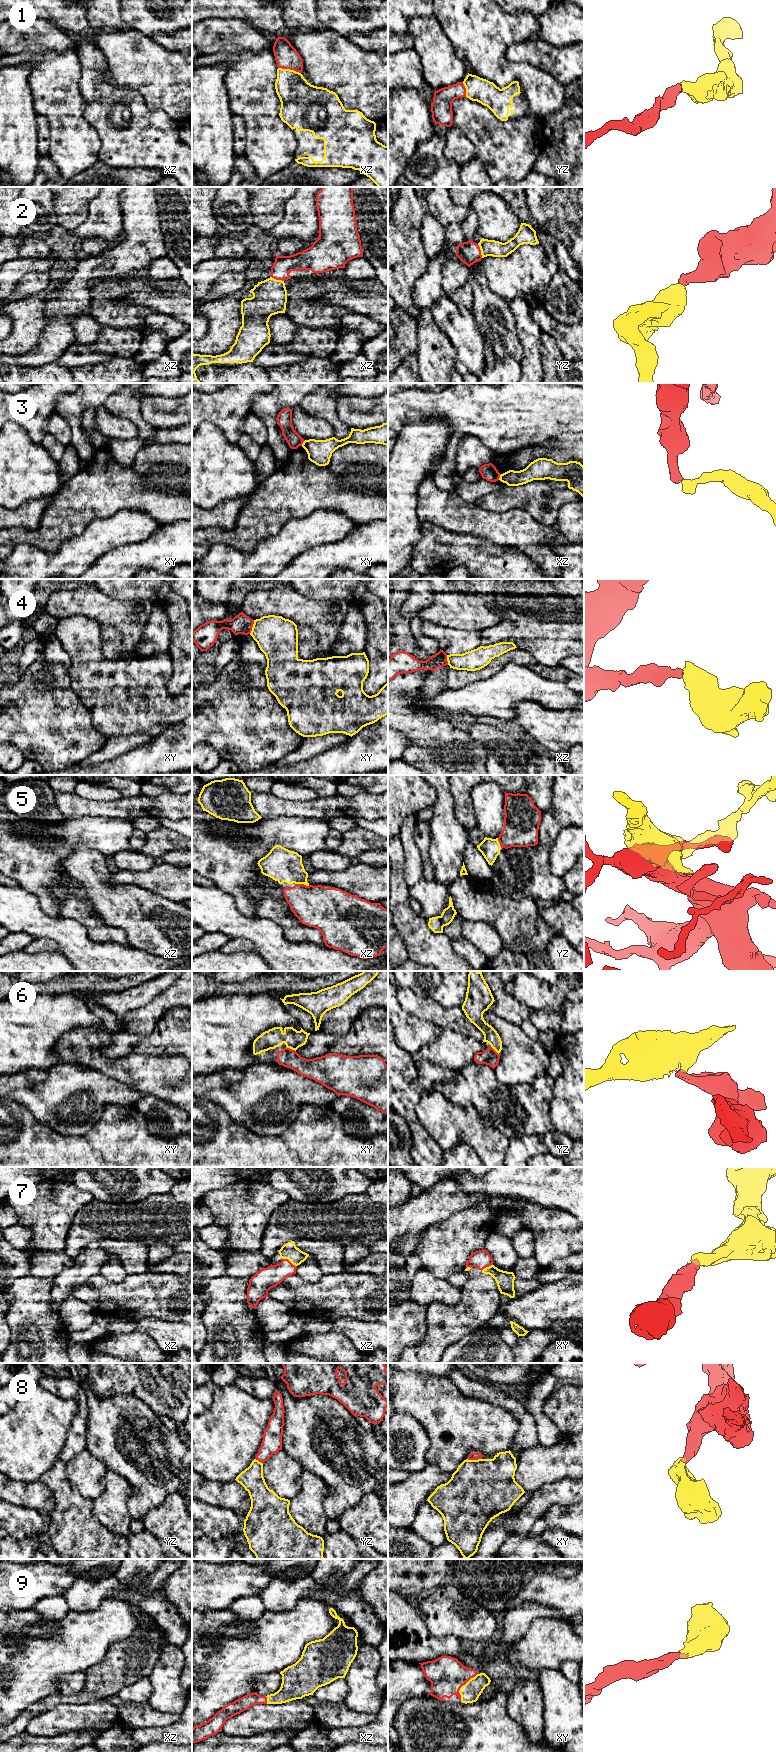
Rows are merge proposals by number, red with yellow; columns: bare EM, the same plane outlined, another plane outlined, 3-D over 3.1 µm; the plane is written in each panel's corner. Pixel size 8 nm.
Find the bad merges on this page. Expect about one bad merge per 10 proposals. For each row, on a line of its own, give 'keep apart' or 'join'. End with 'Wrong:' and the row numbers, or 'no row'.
1: join
2: join
3: keep apart
4: keep apart
5: join
6: join
7: join
8: join
9: join
Wrong: 3, 4

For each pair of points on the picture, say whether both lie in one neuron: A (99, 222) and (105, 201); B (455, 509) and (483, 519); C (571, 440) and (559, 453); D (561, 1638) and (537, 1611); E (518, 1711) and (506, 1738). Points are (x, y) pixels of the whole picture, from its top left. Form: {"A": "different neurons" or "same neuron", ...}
{"A": "same neuron", "B": "same neuron", "C": "same neuron", "D": "different neurons", "E": "different neurons"}

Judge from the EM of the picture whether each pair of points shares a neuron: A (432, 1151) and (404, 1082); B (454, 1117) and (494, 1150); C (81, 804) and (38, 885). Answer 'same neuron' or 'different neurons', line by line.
A: same neuron
B: same neuron
C: different neurons

